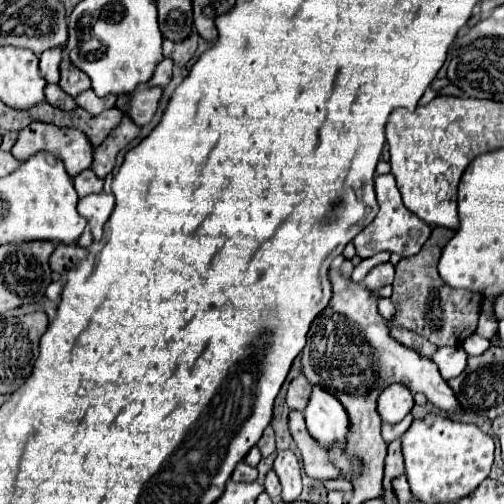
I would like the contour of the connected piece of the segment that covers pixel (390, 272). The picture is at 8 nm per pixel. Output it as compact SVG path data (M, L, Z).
M388 262L388 264L376 266L376 268L364 278L364 286L374 292L374 290L380 290L382 286L392 284L392 280L394 280L394 266Z

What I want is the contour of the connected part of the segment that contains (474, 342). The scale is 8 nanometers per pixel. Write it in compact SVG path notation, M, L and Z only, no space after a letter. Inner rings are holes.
M472 334L470 338L466 338L462 342L462 348L466 348L468 356L478 356L478 354L482 354L482 350L488 350L490 348L490 342L486 338L478 336L478 334Z

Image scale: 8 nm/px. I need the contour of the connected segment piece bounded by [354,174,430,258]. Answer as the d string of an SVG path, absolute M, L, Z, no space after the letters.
M384 174L378 176L374 182L374 190L376 190L376 198L380 204L380 212L376 214L376 218L372 220L372 224L368 224L356 238L354 238L354 246L356 246L356 254L360 258L370 258L382 250L390 252L390 254L398 254L398 256L414 256L420 252L420 248L424 246L424 242L430 236L430 226L426 226L418 216L414 216L410 210L406 210L406 206L402 204L402 196L396 188L396 180L392 174Z

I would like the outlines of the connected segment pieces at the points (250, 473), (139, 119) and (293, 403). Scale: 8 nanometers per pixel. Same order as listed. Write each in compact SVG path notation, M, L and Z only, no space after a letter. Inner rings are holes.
M240 462L232 474L234 482L254 482L258 478L258 470L254 466L248 466L246 462Z
M150 86L136 88L130 94L130 104L128 104L126 116L138 126L148 124L156 112L156 108L158 108L160 96L162 96L162 88L158 88L158 86L156 88L150 88Z
M300 374L288 386L286 404L290 410L304 410L308 406L308 400L310 400L310 382L306 380L304 374Z

